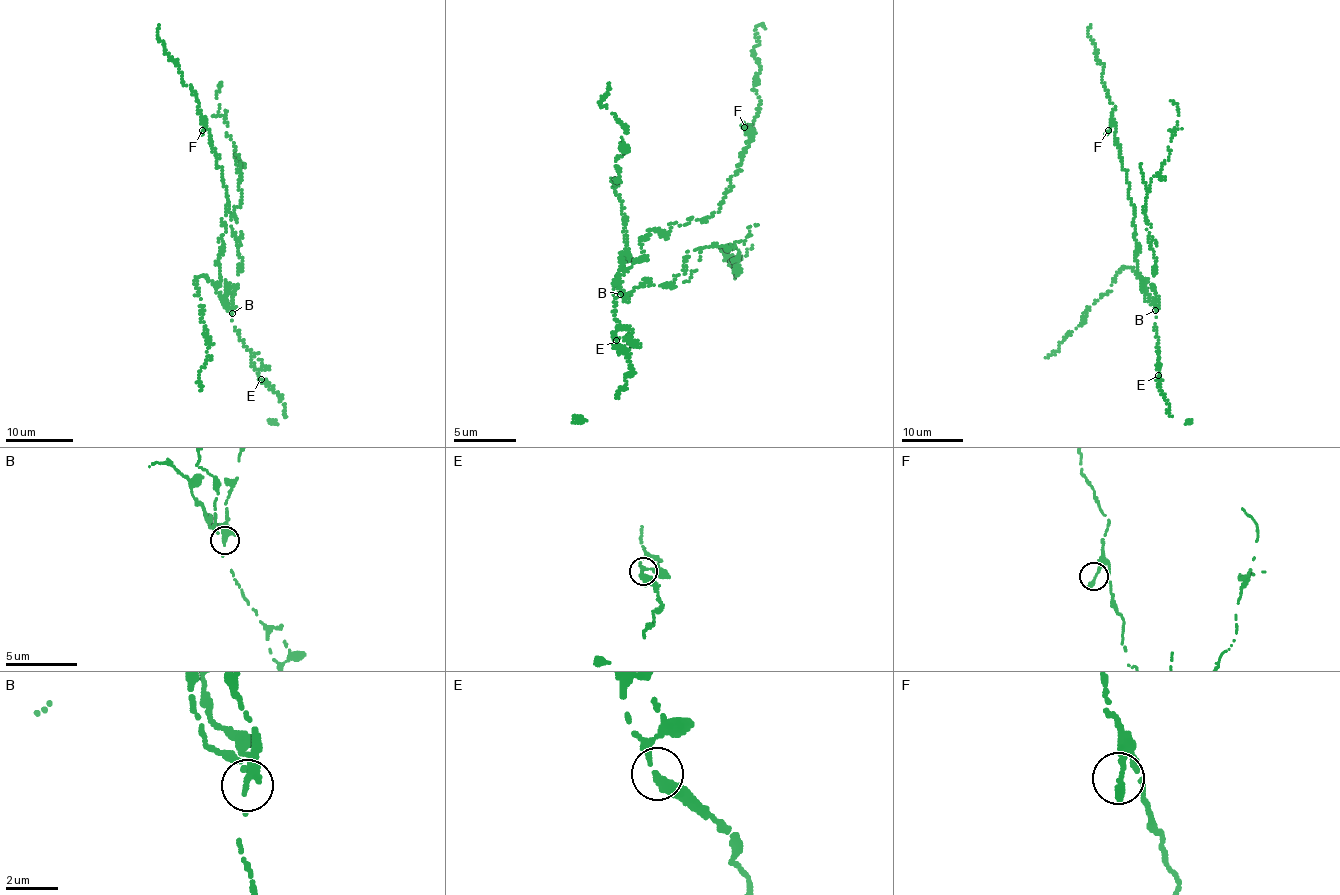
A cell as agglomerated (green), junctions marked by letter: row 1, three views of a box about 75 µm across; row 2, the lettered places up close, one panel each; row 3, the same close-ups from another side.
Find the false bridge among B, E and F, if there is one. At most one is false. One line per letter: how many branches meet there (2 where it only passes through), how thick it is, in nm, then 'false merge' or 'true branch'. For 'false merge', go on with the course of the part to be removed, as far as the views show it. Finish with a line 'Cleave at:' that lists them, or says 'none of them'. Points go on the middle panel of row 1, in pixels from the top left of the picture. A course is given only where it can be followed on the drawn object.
B: 1 | 420 nm | false merge | (621, 293), (676, 287), (688, 251), (735, 245), (734, 268), (734, 260), (725, 260), (752, 245)
E: 2 | 280 nm | true branch
F: 1 | 320 nm | true branch
Cleave at: B

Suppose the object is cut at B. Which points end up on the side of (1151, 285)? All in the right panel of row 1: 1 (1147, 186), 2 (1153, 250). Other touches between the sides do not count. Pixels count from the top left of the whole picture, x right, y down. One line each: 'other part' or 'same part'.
1: same part
2: same part

